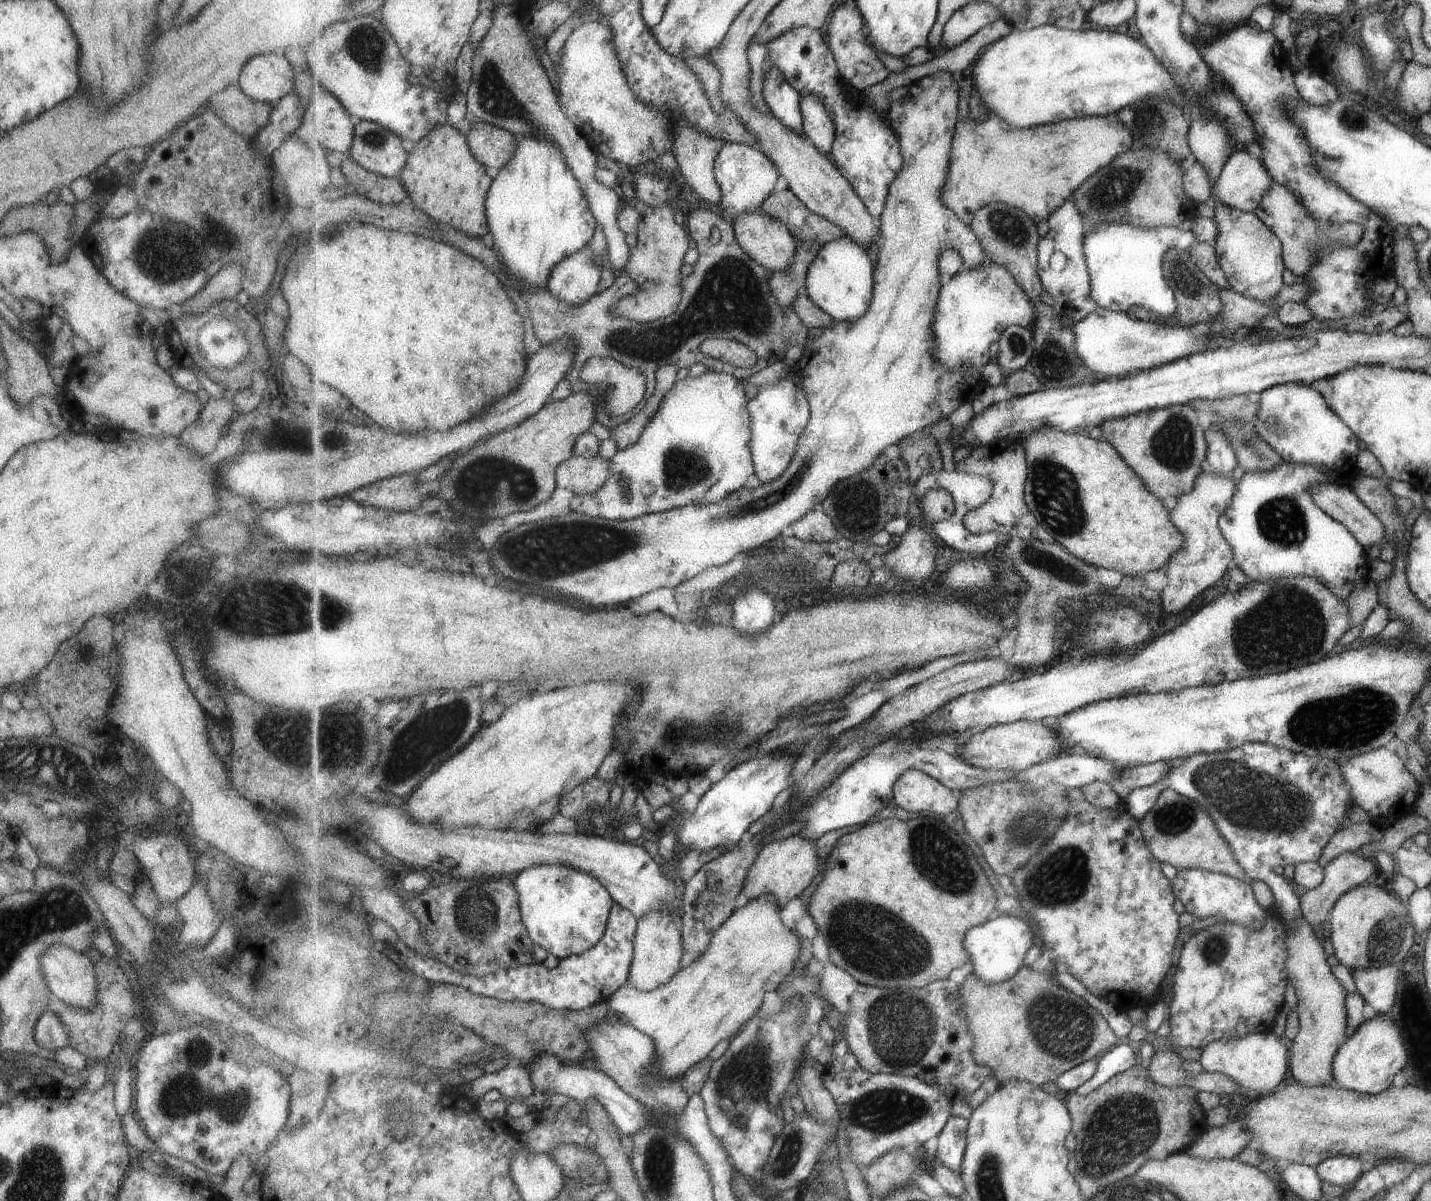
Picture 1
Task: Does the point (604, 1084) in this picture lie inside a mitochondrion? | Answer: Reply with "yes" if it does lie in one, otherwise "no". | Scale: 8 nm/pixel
no

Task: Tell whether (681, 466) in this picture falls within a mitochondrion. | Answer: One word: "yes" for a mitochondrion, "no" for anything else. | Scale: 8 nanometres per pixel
yes

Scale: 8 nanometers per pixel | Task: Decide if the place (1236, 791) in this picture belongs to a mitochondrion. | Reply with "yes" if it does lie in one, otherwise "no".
yes

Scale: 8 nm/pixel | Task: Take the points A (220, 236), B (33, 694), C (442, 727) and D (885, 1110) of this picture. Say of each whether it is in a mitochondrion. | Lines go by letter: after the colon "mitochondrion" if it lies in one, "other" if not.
A: mitochondrion
B: other
C: mitochondrion
D: mitochondrion

